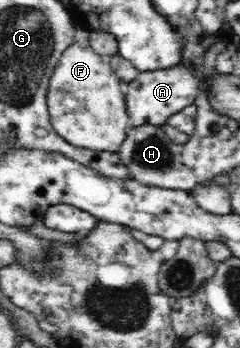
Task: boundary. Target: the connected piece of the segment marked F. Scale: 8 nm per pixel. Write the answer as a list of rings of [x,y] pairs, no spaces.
[[[79,24],[71,46],[63,51],[50,78],[46,101],[52,128],[78,149],[117,153],[129,129],[121,82],[107,57],[93,50],[89,29]]]

